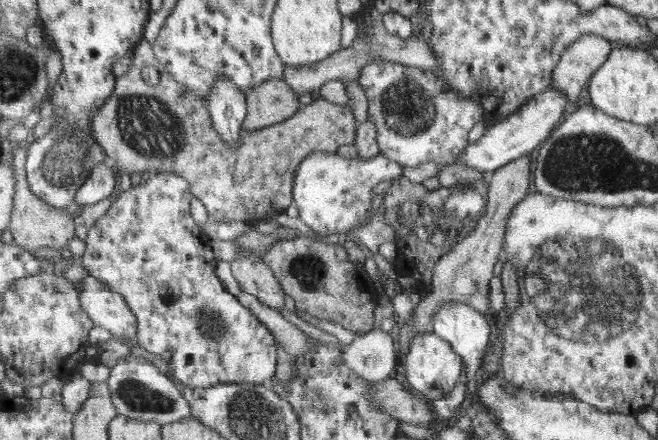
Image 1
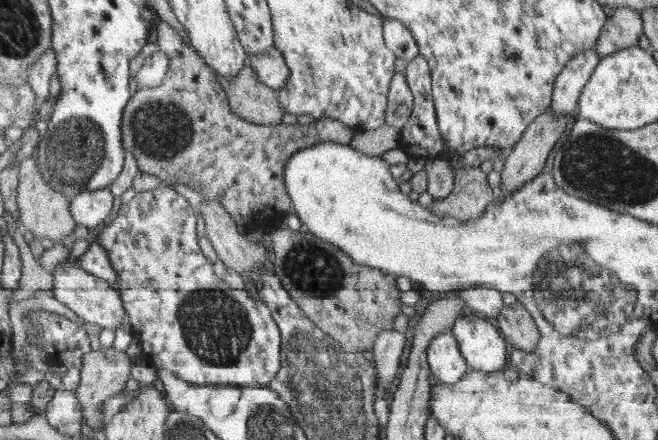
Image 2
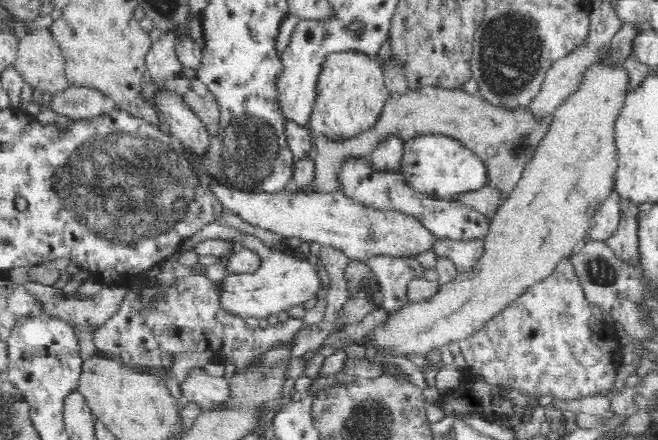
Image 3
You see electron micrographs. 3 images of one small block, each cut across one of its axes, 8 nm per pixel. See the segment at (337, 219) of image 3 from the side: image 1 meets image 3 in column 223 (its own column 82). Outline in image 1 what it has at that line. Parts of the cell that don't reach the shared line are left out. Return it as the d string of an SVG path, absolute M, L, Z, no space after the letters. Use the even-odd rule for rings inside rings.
M109 160L97 164L96 170L88 177L85 185L78 190L77 203L79 206L92 206L112 196L117 188L117 176L113 172Z

